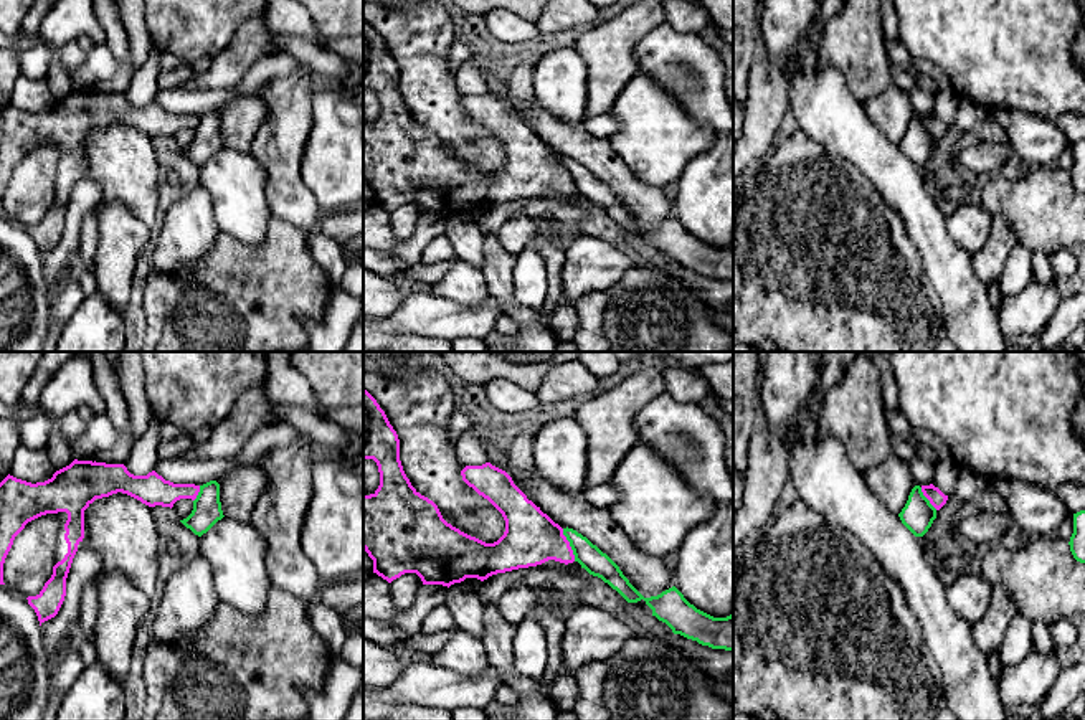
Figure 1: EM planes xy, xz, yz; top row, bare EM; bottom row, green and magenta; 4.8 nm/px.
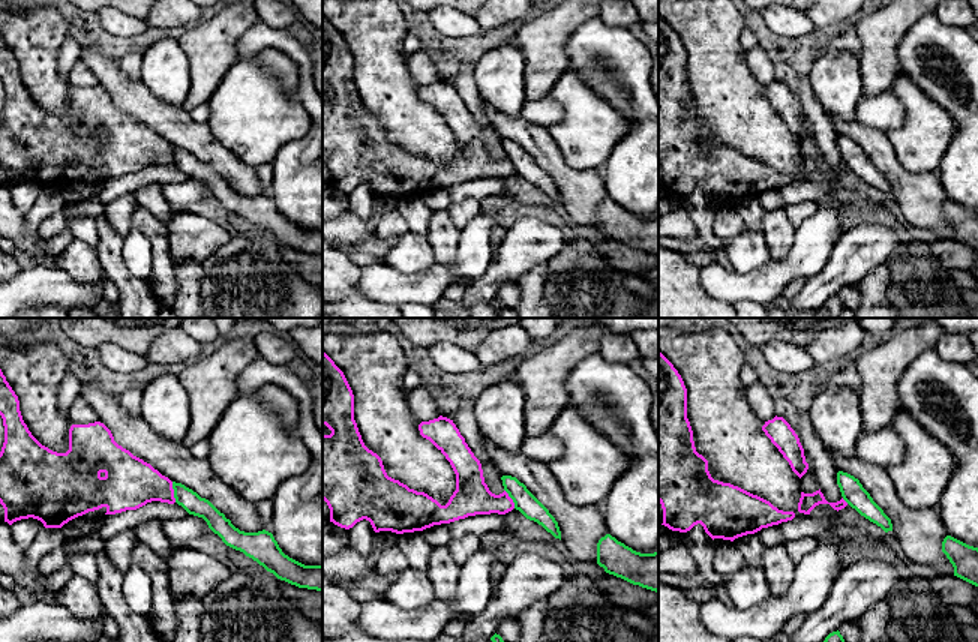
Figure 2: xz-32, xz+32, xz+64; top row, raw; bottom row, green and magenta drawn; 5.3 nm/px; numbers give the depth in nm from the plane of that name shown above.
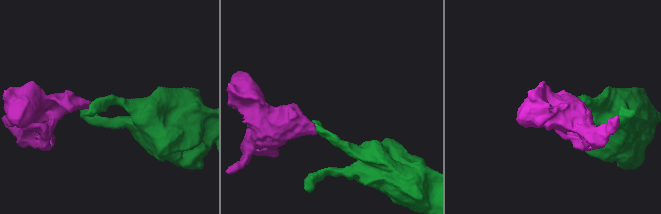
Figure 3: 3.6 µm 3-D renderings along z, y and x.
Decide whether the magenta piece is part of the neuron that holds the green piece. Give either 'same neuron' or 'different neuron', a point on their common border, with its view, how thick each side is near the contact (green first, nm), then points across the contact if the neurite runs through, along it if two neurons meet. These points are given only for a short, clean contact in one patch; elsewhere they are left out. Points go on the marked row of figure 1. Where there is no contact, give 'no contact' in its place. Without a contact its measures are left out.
different neuron; contact xz (570, 545); calibres 120 and 260 nm; border xz (562, 529), (575, 560)

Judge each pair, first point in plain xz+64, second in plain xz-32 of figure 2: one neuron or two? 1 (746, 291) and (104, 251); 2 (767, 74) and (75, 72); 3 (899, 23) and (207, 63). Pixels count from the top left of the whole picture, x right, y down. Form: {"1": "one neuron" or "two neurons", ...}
{"1": "two neurons", "2": "one neuron", "3": "one neuron"}

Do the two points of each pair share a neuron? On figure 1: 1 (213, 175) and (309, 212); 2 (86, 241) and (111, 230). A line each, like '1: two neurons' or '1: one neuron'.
1: two neurons
2: two neurons

